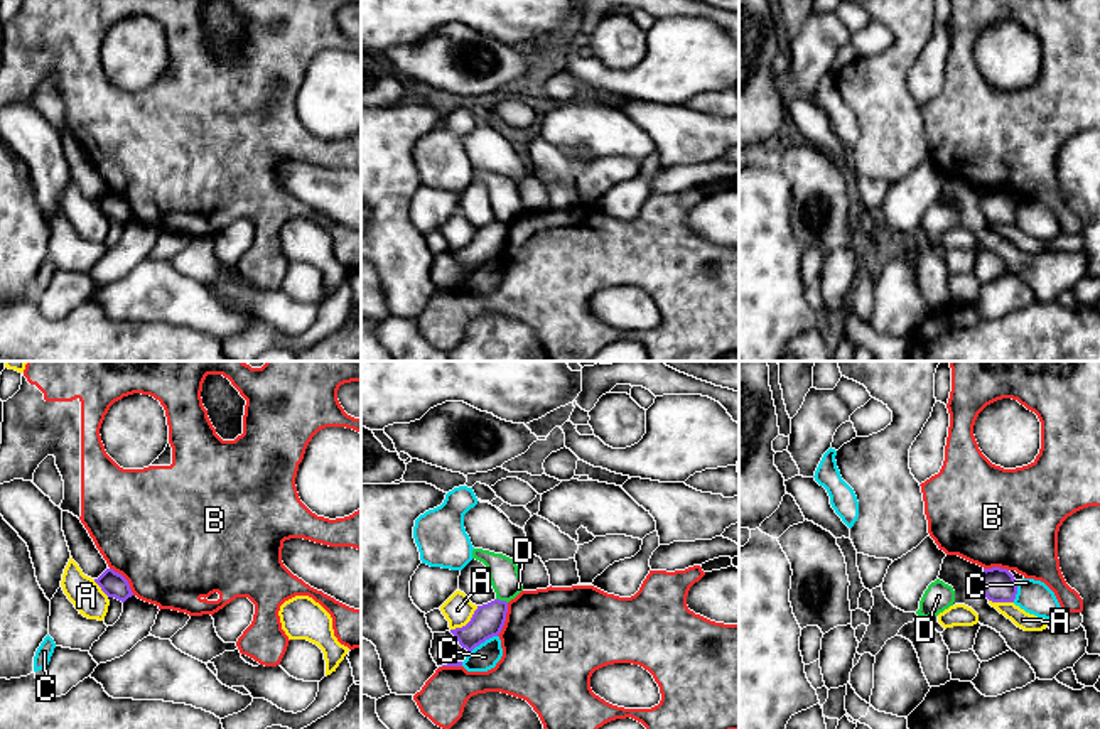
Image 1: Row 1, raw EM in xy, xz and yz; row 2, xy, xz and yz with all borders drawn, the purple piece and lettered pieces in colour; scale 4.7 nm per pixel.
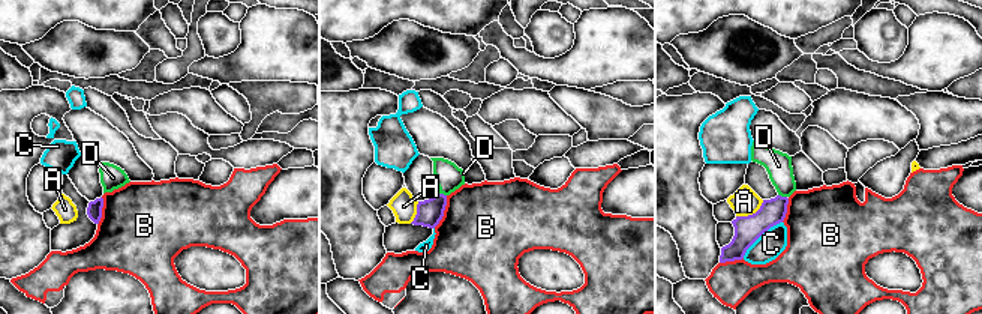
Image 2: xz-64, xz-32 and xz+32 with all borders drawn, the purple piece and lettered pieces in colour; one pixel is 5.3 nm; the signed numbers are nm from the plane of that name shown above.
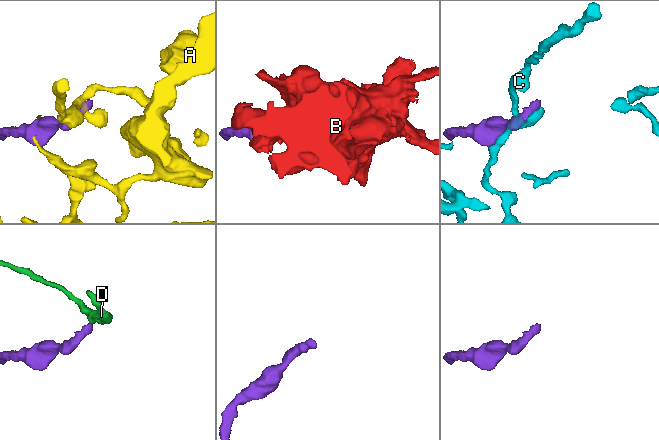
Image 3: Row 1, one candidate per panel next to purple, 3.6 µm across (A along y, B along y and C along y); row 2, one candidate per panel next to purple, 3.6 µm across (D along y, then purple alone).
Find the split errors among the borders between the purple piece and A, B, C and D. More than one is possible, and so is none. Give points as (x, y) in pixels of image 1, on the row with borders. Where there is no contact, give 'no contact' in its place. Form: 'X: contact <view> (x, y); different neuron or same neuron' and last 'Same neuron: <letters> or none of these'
A: contact xz (468, 623); different neuron
B: contact xz (505, 620); different neuron
C: contact xz (483, 642); different neuron
D: contact xz (501, 601); different neuron
Same neuron: none of these

